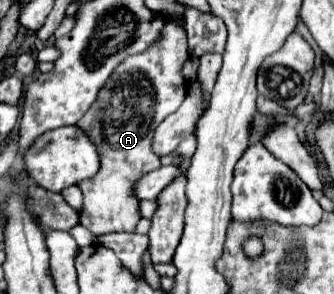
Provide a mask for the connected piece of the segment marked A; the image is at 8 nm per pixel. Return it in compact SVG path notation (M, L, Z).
M168 21L156 39L146 51L130 55L124 59L116 71L110 75L106 85L100 89L96 101L88 109L88 113L76 123L78 129L82 129L88 139L96 145L98 157L100 157L100 171L78 183L78 187L84 193L84 215L82 215L82 225L92 231L96 237L112 231L126 231L132 233L136 229L136 223L140 221L140 199L134 193L134 185L138 179L142 179L146 173L154 171L160 167L160 155L154 153L152 149L152 139L156 133L156 127L172 115L184 101L186 97L186 79L182 77L182 67L190 59L188 43L186 43L186 31L178 27L176 23Z

